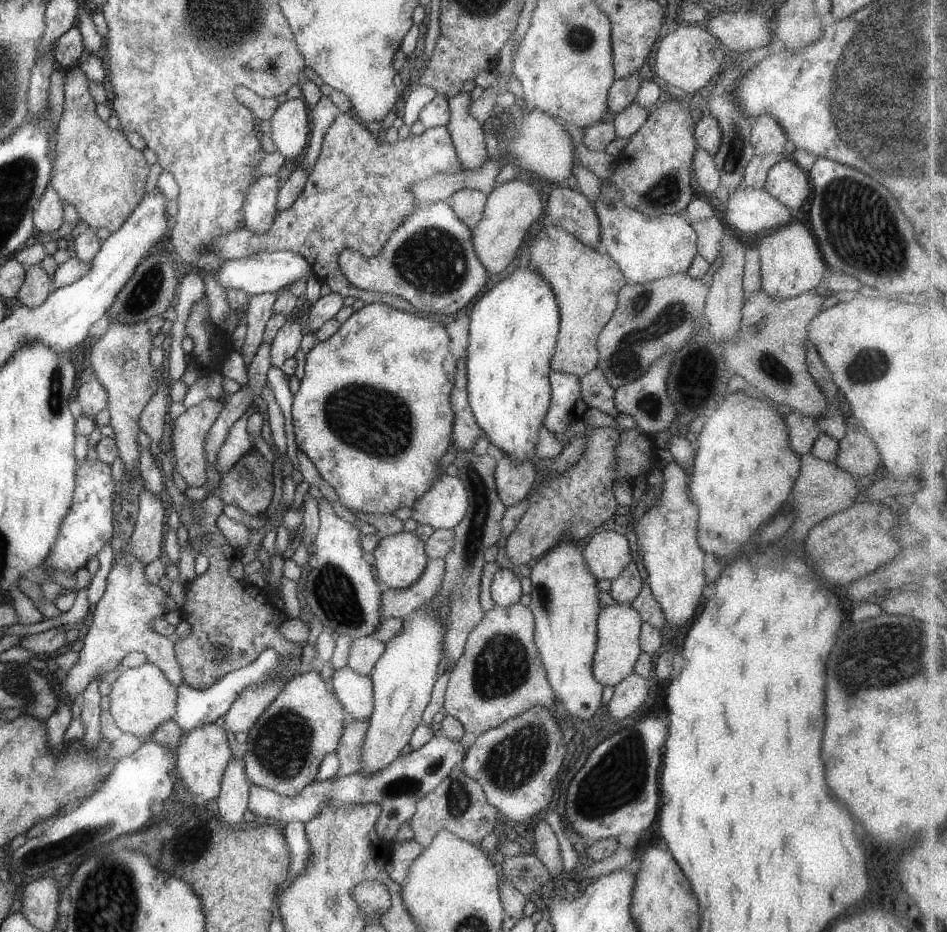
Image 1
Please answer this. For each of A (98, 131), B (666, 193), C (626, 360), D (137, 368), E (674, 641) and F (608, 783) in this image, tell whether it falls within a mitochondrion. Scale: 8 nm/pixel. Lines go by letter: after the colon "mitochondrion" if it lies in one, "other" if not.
A: other
B: mitochondrion
C: mitochondrion
D: other
E: other
F: mitochondrion

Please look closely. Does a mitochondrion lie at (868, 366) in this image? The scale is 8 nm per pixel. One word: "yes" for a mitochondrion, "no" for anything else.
yes

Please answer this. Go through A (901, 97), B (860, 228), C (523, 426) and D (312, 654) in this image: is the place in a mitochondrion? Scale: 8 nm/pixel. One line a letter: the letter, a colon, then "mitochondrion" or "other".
A: mitochondrion
B: mitochondrion
C: other
D: other

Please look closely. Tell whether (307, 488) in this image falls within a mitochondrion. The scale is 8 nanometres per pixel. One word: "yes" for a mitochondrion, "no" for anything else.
no

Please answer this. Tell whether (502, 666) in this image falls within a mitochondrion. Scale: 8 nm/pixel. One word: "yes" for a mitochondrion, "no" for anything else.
yes

